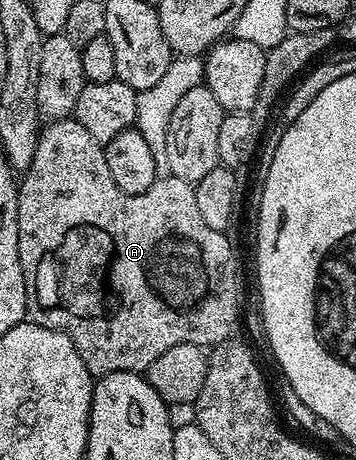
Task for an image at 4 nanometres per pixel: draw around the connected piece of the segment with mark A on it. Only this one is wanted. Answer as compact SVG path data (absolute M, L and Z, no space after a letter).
M73 119L49 122L39 132L36 155L30 168L18 181L18 250L26 280L26 312L29 320L63 332L75 345L84 366L95 378L106 377L110 373L142 373L149 365L156 363L156 359L160 359L168 347L176 347L180 343L213 347L235 336L234 328L242 313L242 269L238 266L238 257L230 240L227 234L216 231L216 227L208 227L204 215L200 215L191 182L172 176L163 177L140 195L128 195L116 187L112 171L108 171L105 148L92 139L88 131L84 131L79 121Z

